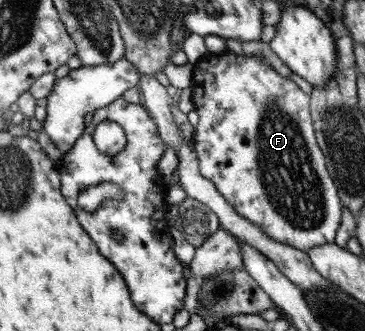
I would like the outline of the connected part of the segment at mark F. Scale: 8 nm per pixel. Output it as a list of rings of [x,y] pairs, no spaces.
[[[225,49],[220,54],[207,53],[195,64],[195,73],[191,78],[190,91],[193,108],[198,115],[195,132],[192,133],[192,147],[199,164],[199,174],[209,180],[223,200],[227,201],[235,214],[244,217],[247,221],[254,223],[267,237],[285,243],[295,249],[307,253],[314,245],[333,244],[336,229],[339,227],[342,205],[337,196],[335,184],[326,171],[326,162],[323,153],[317,146],[310,113],[308,110],[308,95],[299,90],[293,80],[283,78],[266,60],[260,60],[253,56],[237,55]]]

